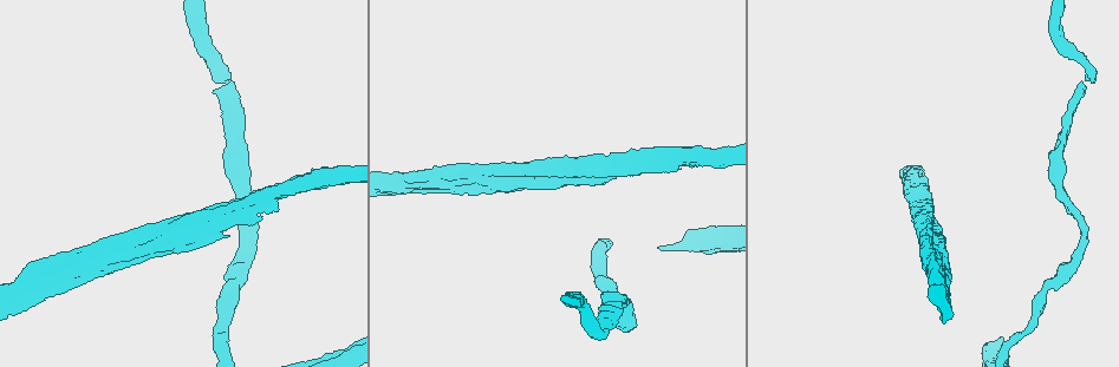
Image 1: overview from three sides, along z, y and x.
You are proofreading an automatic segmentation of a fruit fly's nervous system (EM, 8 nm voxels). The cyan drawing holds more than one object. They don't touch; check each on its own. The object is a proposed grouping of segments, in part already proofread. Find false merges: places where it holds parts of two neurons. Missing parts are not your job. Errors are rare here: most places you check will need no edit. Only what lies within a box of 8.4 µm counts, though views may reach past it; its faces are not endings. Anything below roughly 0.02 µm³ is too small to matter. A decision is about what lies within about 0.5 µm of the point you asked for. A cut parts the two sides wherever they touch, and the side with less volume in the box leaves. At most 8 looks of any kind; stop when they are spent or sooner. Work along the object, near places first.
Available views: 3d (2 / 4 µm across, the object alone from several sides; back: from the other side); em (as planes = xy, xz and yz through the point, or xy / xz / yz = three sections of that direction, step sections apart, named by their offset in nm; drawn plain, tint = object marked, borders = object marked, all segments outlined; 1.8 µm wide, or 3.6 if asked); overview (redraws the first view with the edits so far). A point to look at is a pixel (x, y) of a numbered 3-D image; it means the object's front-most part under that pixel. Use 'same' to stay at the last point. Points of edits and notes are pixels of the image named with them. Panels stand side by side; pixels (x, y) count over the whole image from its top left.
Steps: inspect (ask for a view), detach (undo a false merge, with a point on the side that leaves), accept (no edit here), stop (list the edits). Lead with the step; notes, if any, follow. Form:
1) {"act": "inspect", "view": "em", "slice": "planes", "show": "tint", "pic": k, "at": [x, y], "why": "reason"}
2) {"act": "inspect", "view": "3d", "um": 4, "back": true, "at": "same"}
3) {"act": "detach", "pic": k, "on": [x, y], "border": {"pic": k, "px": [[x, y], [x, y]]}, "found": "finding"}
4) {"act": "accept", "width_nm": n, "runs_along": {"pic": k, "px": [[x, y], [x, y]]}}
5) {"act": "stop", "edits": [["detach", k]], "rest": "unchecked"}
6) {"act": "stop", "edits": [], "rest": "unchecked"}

{"act": "inspect", "view": "em", "slice": "planes", "show": "tint", "pic": 1, "at": [175, 234], "why": "branch point"}

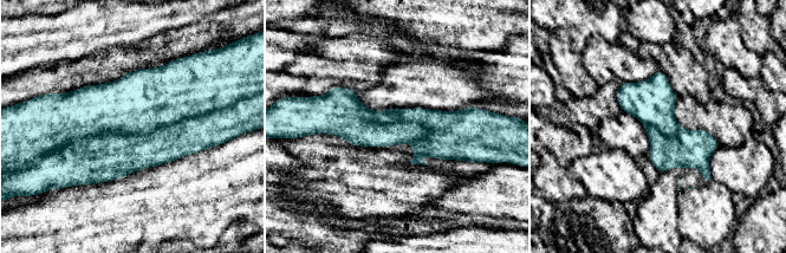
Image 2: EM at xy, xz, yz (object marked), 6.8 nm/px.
{"act": "detach", "pic": 2, "on": [110, 156], "found": "two neurons meet here"}

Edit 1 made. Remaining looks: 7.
{"act": "inspect", "view": "overview"}

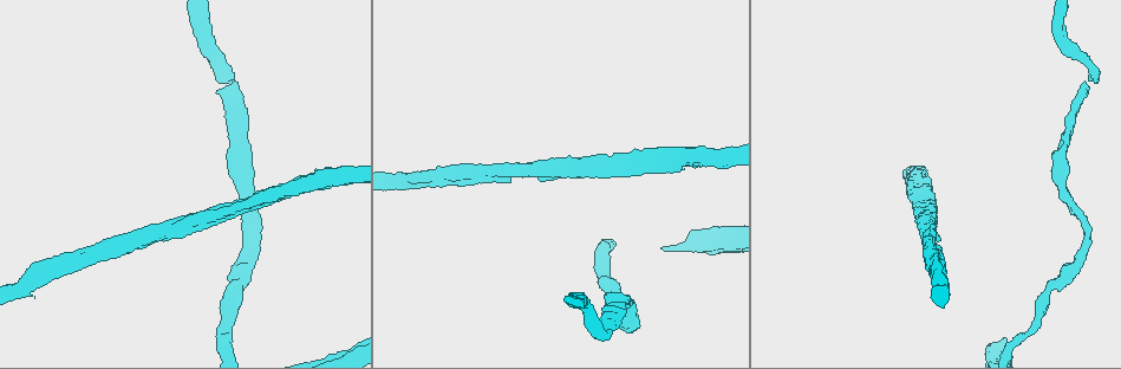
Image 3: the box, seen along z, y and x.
{"act": "inspect", "view": "3d", "um": 4, "pic": 3, "at": [232, 78], "why": "sharp bend"}

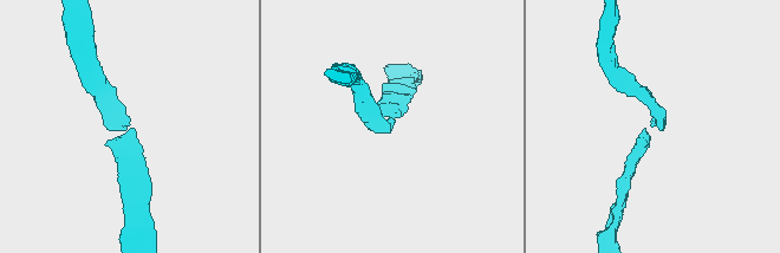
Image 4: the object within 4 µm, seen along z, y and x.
{"act": "inspect", "view": "em", "slice": "xz", "step": 4, "show": "tint", "pic": 4, "at": [654, 124], "why": "need the tissue"}

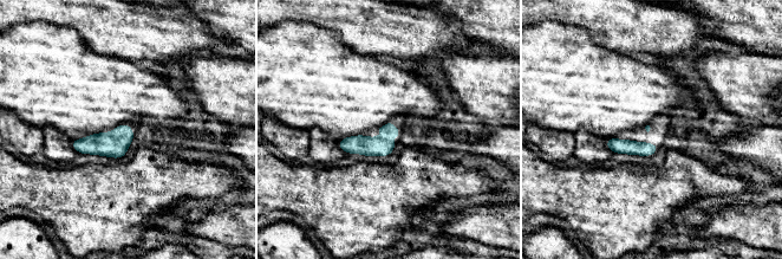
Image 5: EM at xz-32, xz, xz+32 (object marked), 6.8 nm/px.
{"act": "accept", "found": "continuous, no second neuron"}

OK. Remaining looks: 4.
{"act": "stop", "edits": [["detach", 2]], "rest": "unchecked"}

